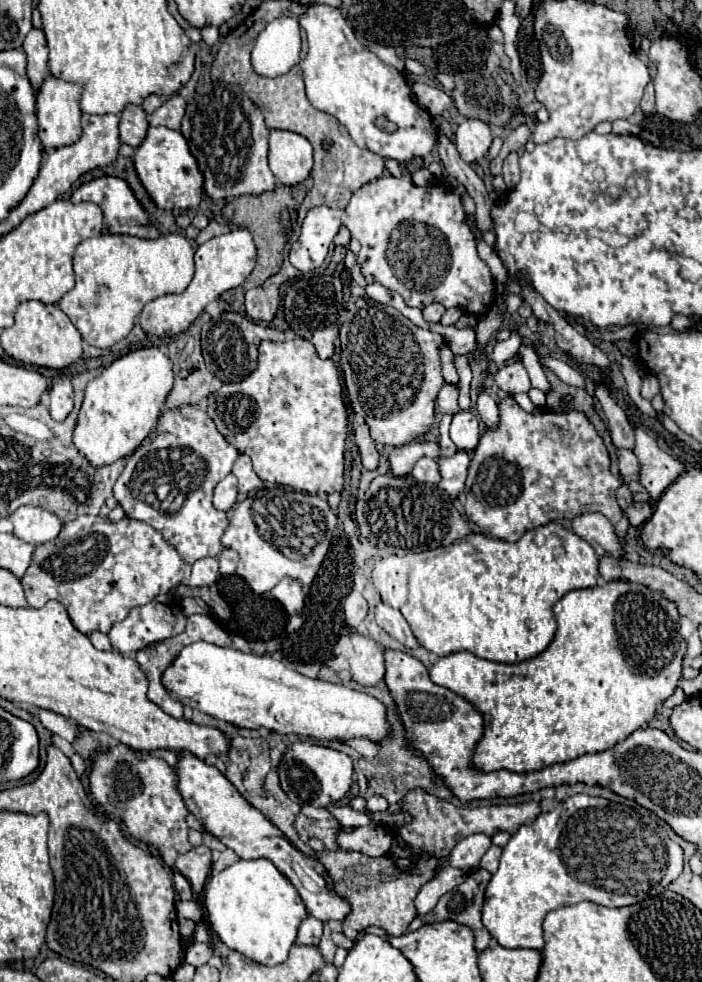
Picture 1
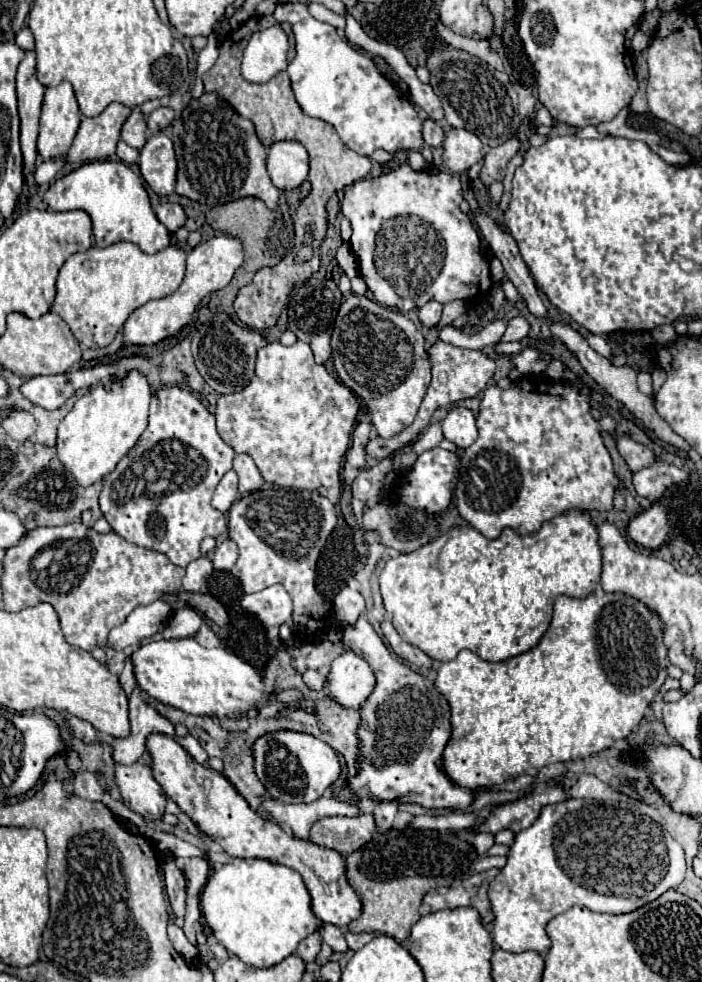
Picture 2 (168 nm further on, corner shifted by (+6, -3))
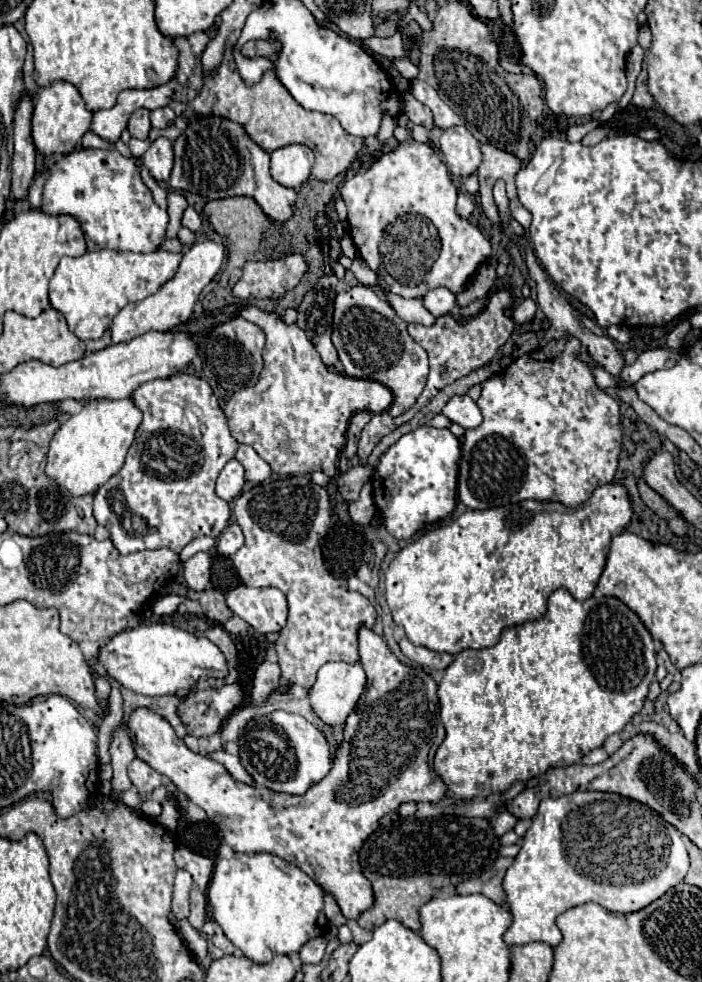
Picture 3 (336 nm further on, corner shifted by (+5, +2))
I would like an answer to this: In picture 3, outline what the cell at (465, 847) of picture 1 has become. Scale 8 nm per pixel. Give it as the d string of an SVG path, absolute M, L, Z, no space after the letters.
M502 811L502 813L494 819L494 823L492 823L494 835L502 837L506 831L510 831L510 829L516 825L516 821L518 821L518 819L514 819L514 815L510 815L508 811Z

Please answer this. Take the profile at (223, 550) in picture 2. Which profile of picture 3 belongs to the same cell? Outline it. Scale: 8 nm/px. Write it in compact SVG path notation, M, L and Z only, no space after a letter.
M234 523L234 525L226 527L226 531L218 537L216 549L218 549L220 555L224 555L224 557L232 557L242 545L244 545L244 535L242 535L240 527Z

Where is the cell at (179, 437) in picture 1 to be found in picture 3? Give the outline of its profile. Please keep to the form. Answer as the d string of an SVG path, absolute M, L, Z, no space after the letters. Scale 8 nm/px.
M178 373L166 379L148 381L134 391L134 403L144 411L140 433L130 447L122 469L94 493L94 517L110 531L112 543L122 555L160 547L168 547L180 555L192 539L202 535L216 539L228 527L230 507L216 497L214 483L222 467L234 459L238 443L228 431L226 417L210 385L200 377Z

